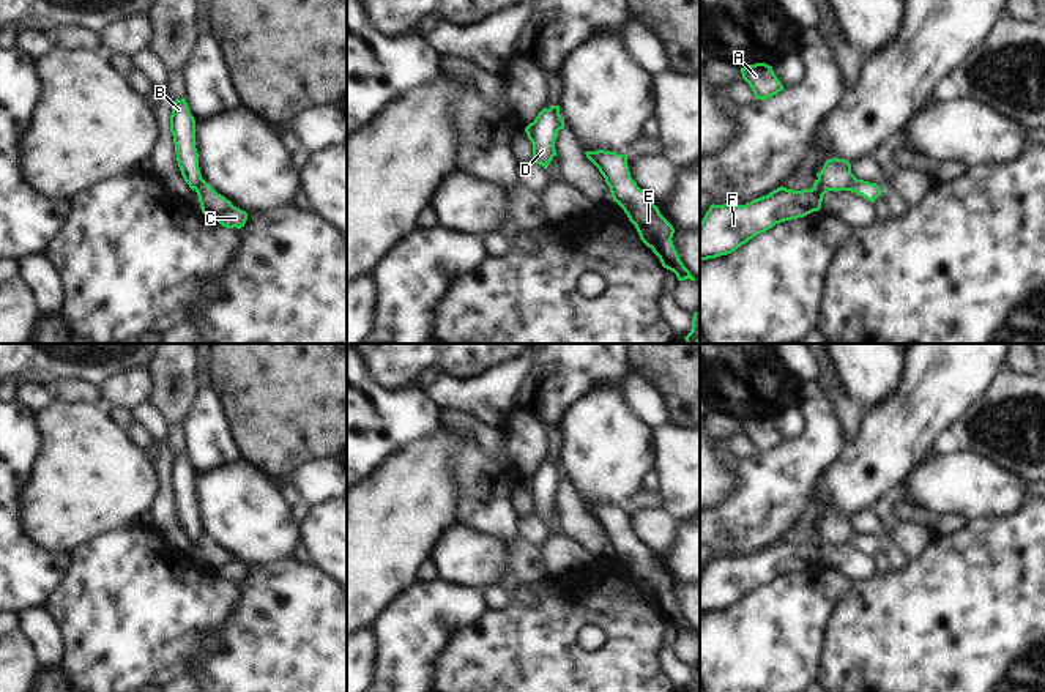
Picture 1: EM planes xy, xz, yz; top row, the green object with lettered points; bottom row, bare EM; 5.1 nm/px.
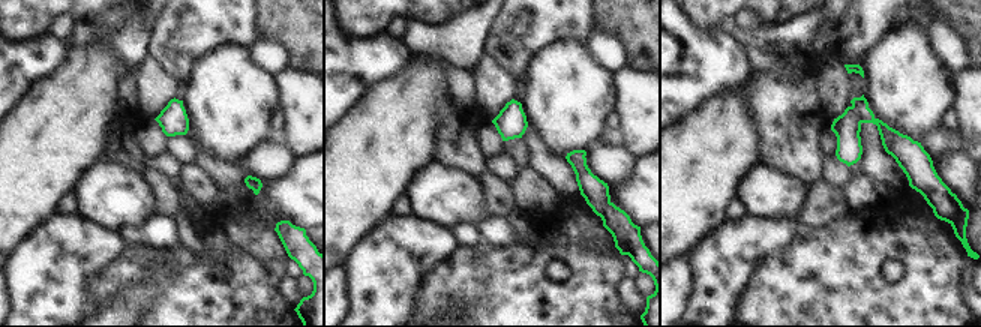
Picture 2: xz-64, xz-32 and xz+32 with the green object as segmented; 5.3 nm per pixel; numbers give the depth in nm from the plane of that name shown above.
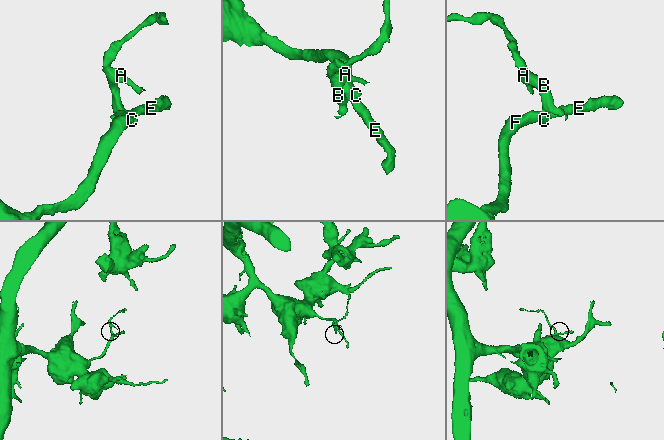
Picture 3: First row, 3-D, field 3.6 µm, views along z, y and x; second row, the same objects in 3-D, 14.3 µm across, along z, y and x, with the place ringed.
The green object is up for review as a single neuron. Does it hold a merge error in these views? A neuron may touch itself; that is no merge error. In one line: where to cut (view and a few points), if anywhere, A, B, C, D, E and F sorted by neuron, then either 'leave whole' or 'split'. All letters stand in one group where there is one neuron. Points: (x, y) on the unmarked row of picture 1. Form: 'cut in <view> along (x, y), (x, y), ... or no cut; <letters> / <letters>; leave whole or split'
cut in xz along (549, 462), (560, 481); A B D / C E F; split

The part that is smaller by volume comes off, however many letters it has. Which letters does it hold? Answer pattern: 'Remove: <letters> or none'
Remove: A, B, D

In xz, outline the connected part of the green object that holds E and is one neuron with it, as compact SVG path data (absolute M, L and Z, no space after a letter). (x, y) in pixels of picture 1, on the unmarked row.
M586 504L586 511L599 522L616 555L635 579L640 593L653 602L664 621L673 624L678 634L695 634L681 615L673 599L673 579L660 567L643 542L632 533L627 509L615 504Z

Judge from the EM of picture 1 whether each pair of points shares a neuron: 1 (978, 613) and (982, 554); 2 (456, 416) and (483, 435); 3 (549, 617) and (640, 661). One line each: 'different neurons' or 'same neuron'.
1: same neuron
2: same neuron
3: same neuron

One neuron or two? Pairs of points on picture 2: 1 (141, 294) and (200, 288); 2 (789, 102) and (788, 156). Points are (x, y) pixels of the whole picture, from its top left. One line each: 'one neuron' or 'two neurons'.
1: two neurons
2: one neuron

